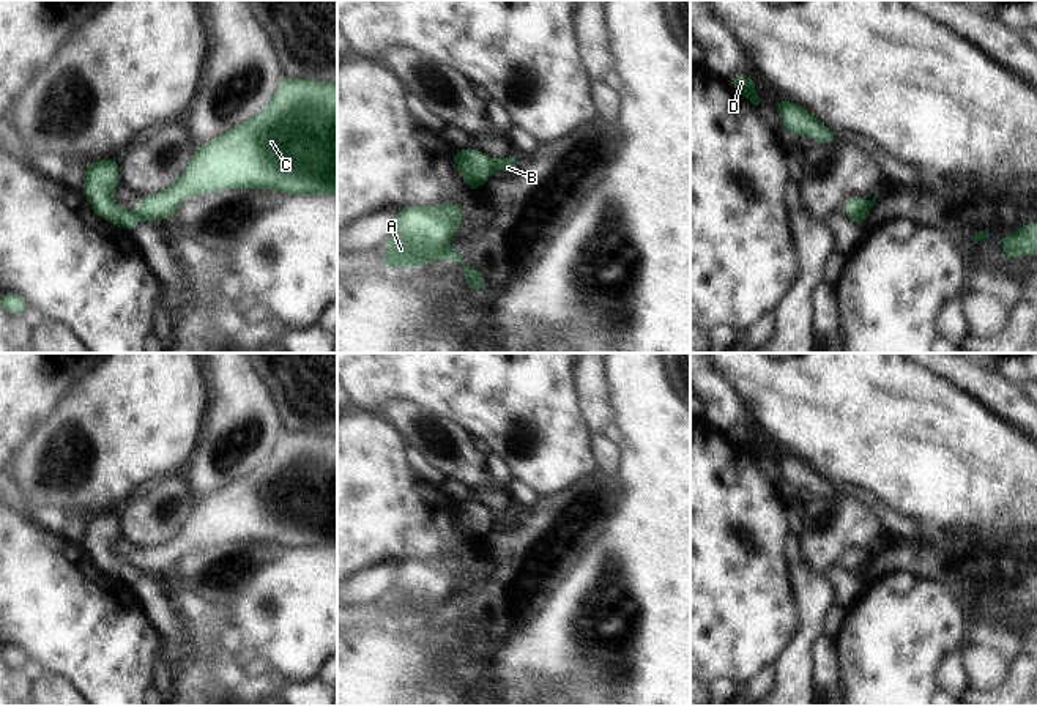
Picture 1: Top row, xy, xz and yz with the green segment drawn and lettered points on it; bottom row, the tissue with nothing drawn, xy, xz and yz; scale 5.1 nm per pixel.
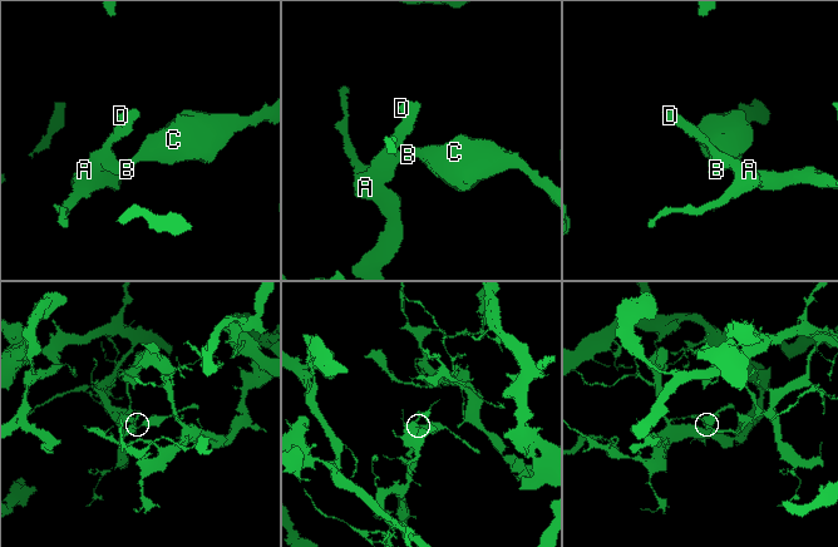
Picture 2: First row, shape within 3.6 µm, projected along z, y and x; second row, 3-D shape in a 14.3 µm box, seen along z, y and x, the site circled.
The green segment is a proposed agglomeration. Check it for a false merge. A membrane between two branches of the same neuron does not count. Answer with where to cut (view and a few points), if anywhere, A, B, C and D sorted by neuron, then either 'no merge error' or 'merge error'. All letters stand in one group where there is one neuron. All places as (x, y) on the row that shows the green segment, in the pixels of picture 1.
cut xz (490, 159), (494, 170); groups A D / B C; merge error

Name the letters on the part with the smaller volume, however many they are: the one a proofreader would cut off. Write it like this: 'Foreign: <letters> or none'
Foreign: B, C

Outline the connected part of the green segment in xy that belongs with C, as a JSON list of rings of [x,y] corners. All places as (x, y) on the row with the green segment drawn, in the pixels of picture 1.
[[[282,76],[276,93],[255,117],[199,145],[183,175],[169,189],[156,195],[142,195],[137,200],[137,217],[165,221],[189,197],[221,189],[273,189],[281,195],[337,194],[337,84]]]

